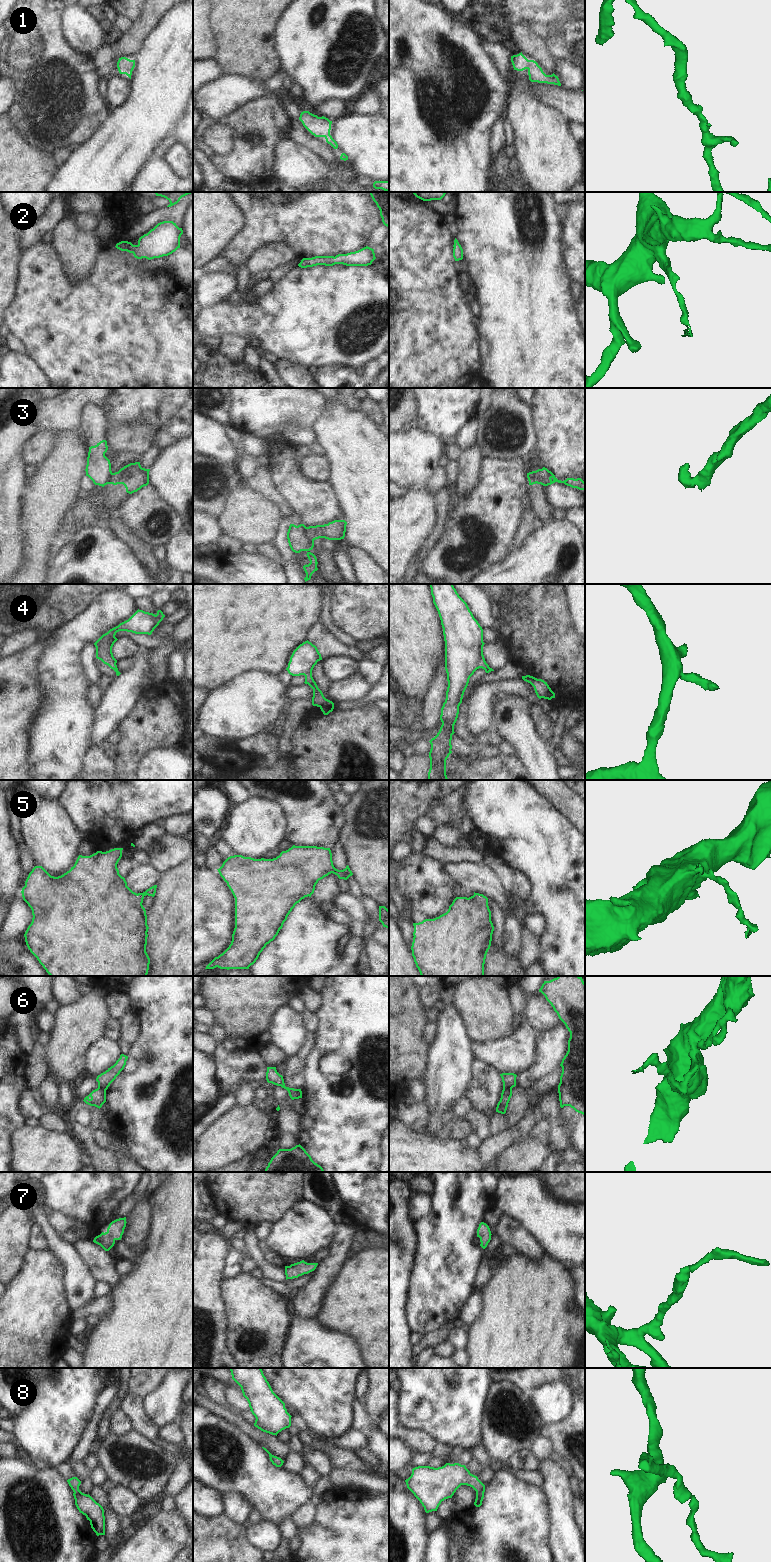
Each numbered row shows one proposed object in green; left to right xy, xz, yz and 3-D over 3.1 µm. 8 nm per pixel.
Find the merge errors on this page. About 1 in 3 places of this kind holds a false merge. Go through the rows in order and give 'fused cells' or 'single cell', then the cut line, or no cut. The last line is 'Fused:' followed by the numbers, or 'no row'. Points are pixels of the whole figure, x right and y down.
1: single cell; no cut
2: single cell; no cut
3: fused cells; cut in xz along (306, 527), (306, 533), (314, 539)
4: single cell; no cut
5: single cell; no cut
6: fused cells; cut in yz along (503, 1088), (511, 1089)
7: single cell; no cut
8: single cell; no cut
Fused: 3, 6

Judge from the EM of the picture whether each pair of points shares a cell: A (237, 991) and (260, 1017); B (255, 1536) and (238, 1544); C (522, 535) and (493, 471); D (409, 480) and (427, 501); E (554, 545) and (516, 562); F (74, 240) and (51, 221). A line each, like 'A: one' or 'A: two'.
A: one
B: two
C: two
D: two
E: one
F: two

